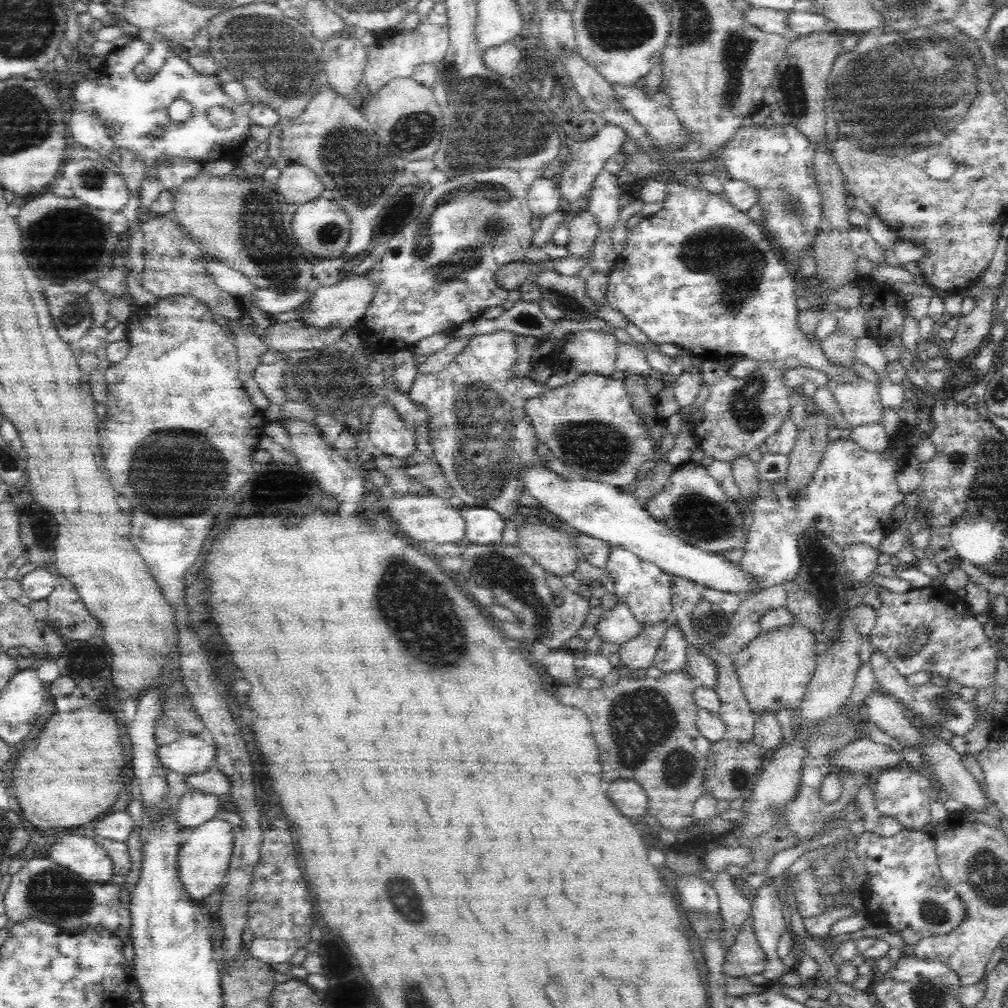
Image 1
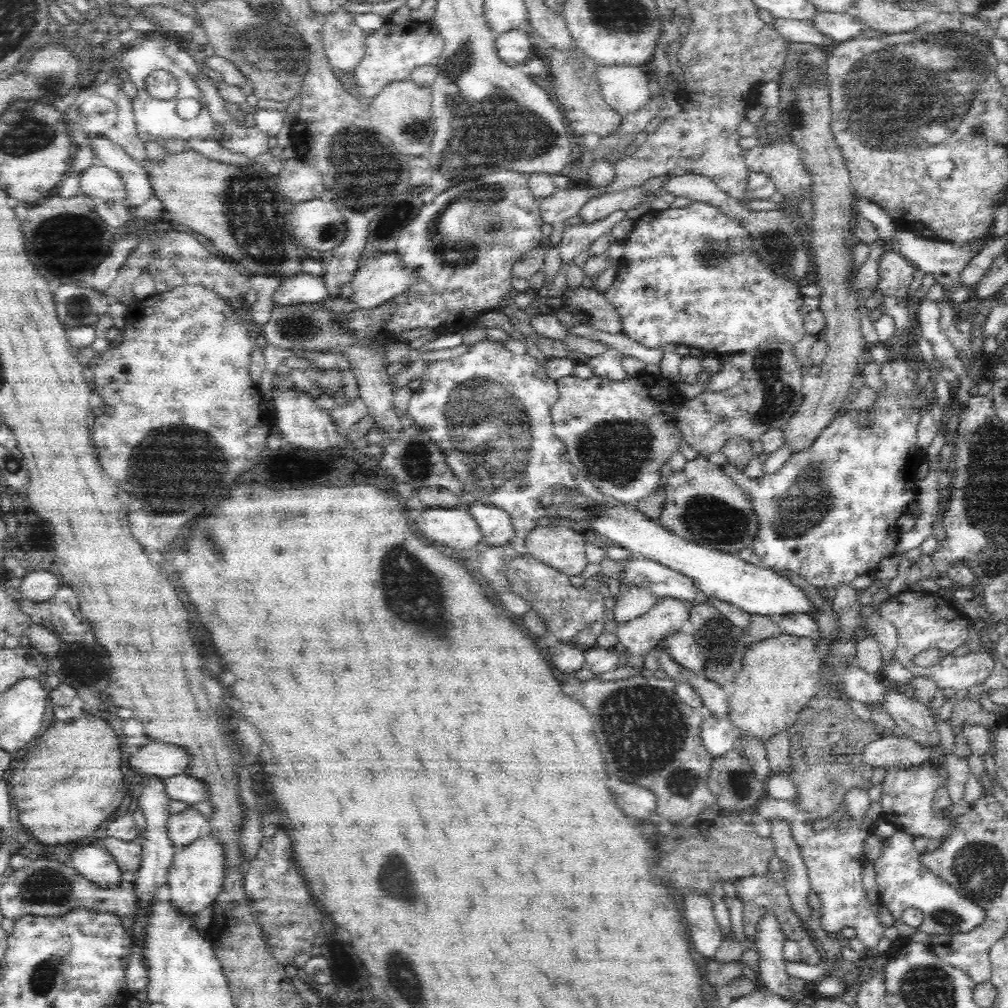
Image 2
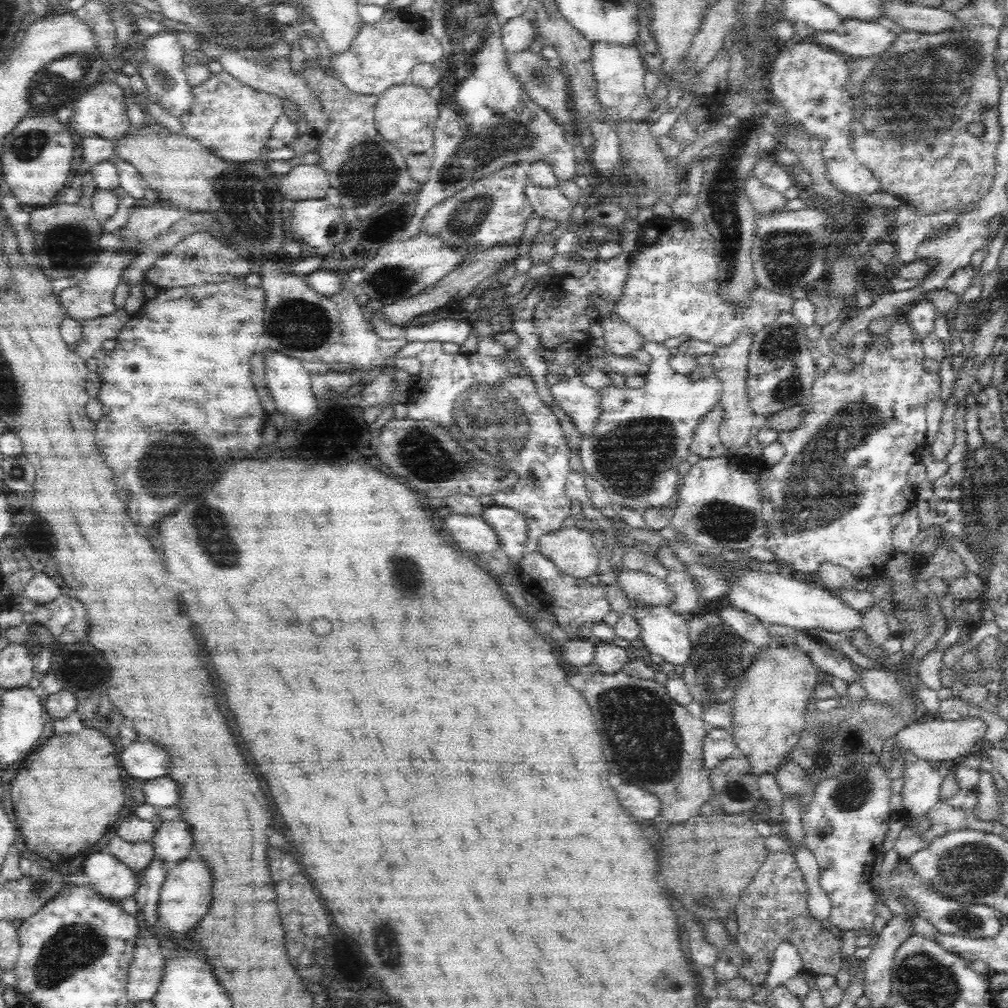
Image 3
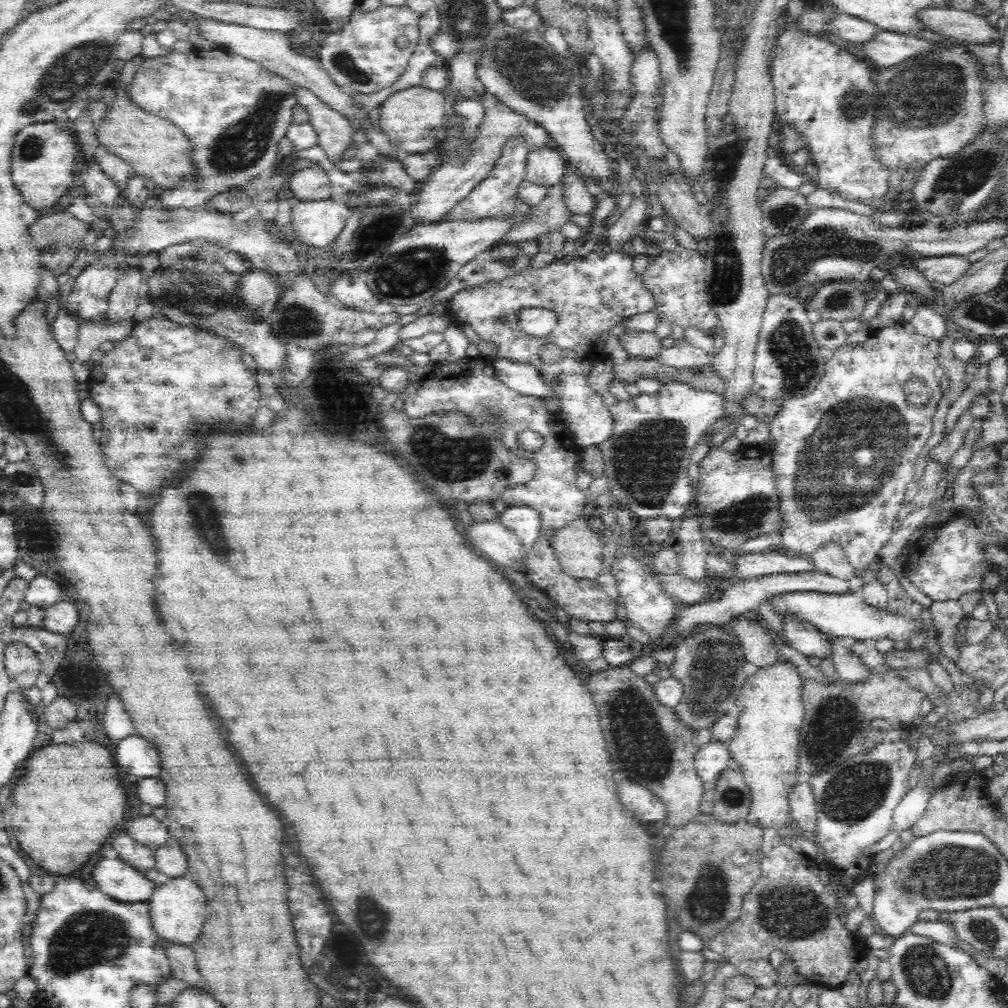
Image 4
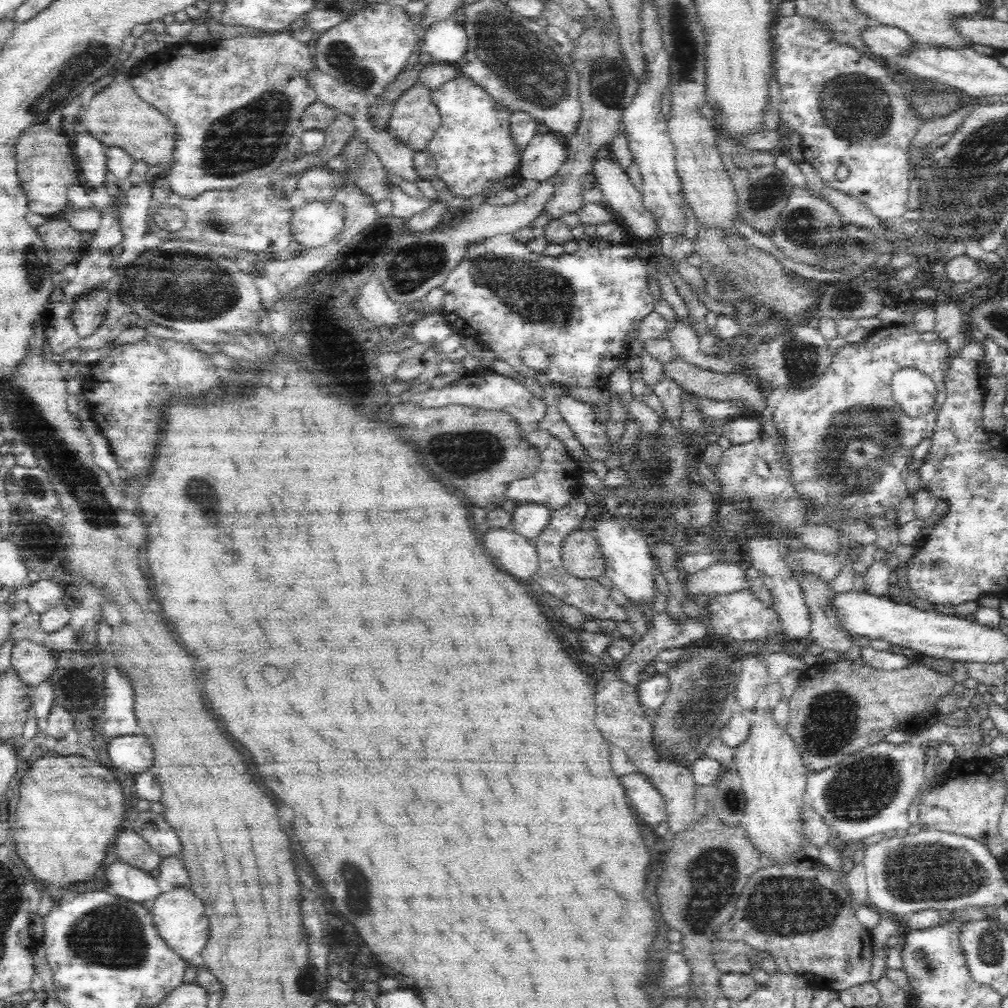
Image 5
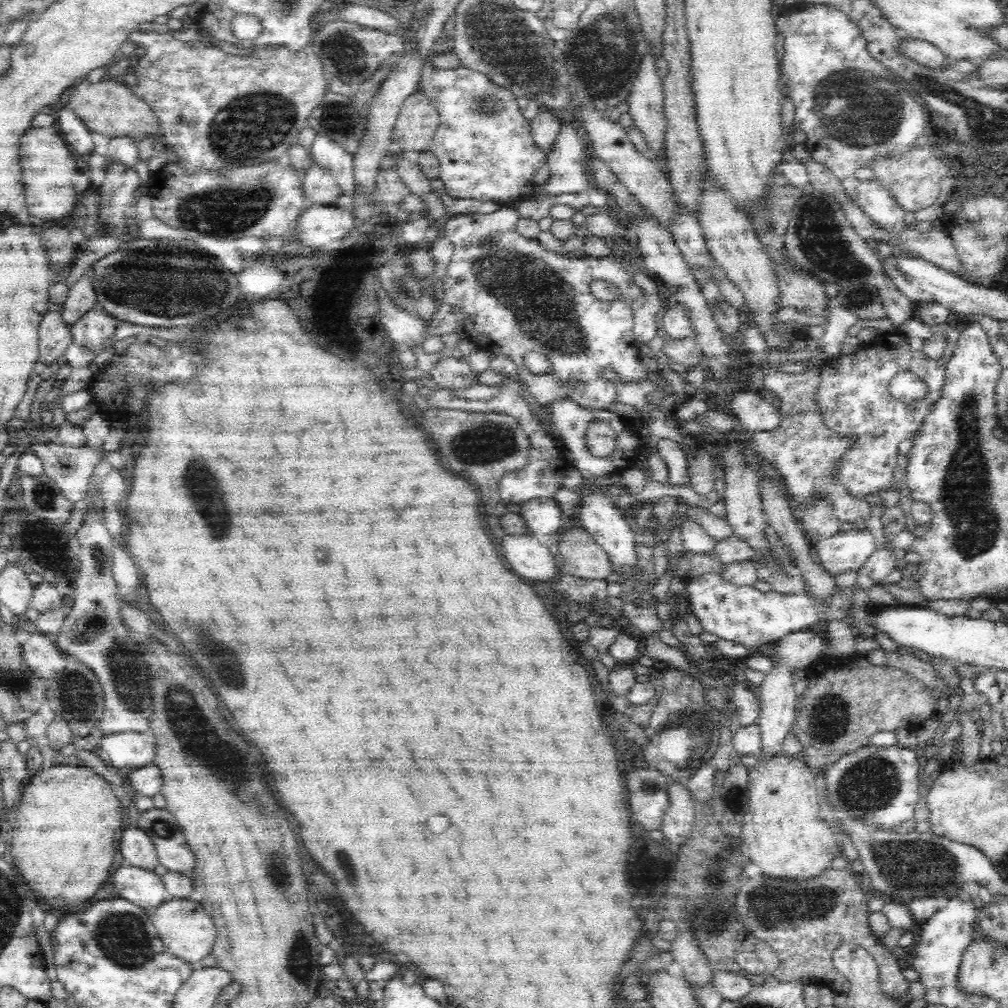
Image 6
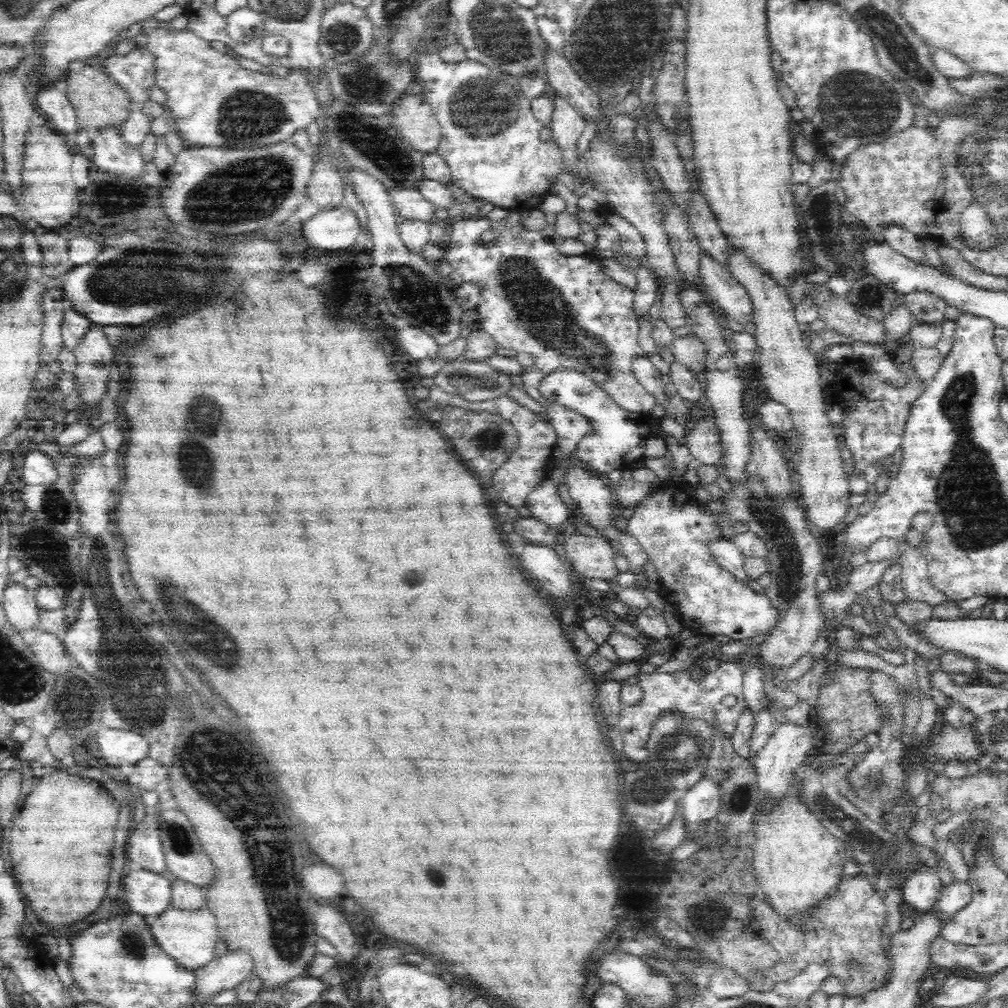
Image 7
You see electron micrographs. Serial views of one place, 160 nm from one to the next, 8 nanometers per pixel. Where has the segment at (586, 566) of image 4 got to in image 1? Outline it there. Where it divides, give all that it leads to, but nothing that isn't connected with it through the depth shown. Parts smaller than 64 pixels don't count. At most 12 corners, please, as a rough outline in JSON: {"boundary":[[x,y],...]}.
{"boundary":[[535,522],[517,545],[546,572],[574,572],[570,534]]}

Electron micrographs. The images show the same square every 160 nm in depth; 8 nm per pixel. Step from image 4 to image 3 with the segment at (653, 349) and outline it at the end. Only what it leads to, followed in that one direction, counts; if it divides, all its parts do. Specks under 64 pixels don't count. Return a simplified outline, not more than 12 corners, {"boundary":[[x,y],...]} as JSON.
{"boundary":[[614,310],[597,316],[605,346],[624,356],[642,337]]}

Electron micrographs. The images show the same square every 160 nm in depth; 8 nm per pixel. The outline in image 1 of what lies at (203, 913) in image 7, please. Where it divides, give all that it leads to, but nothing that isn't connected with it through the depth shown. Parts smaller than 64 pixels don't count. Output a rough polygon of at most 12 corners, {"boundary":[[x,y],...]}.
{"boundary":[[214,816],[189,829],[179,879],[199,902],[228,872],[235,826]]}

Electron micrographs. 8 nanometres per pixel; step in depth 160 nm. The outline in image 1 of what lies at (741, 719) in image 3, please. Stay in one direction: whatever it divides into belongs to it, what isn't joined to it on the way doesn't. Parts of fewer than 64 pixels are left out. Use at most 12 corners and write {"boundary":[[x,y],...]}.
{"boundary":[[761,632],[732,660],[766,755],[817,666],[815,634]]}

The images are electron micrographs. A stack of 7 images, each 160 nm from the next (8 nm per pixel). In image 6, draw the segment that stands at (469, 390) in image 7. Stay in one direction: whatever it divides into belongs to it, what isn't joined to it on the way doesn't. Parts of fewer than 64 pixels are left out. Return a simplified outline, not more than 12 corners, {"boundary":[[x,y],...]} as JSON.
{"boundary":[[448,354],[430,376],[441,388],[476,384],[476,373]]}

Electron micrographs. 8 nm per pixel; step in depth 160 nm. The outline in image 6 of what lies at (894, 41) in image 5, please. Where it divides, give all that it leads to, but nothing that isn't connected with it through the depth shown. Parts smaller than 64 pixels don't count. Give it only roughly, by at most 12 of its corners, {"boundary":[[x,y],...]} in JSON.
{"boundary":[[902,38],[896,51],[916,64],[941,70],[948,59],[933,44]]}

